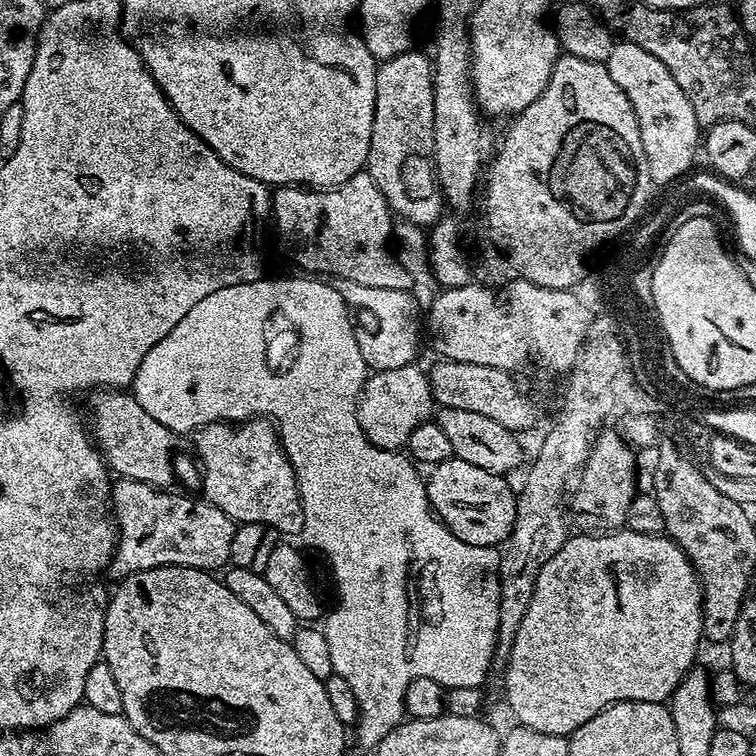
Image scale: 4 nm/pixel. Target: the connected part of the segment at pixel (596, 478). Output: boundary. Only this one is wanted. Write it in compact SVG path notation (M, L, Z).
M614 430L614 432L604 432L601 431L599 435L595 437L594 443L589 451L588 457L584 459L584 467L580 469L578 473L578 479L580 479L580 489L576 492L576 504L581 508L582 511L585 512L588 516L597 516L598 519L601 520L604 524L616 524L612 526L620 526L625 523L627 518L627 510L629 510L631 506L631 502L638 495L638 489L636 489L636 456L637 453L634 451L634 448L631 444L628 443L621 435L619 431Z

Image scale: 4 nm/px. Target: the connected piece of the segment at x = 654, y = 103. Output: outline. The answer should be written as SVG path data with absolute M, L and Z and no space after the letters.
M629 40L613 43L606 63L610 78L618 82L622 94L626 94L630 106L634 106L653 185L679 181L692 168L692 159L696 152L698 156L698 145L702 140L702 125L696 121L694 106L690 106L686 94L682 94L682 86L674 82L674 74L670 74L654 54L642 50L642 46L634 46L634 42Z

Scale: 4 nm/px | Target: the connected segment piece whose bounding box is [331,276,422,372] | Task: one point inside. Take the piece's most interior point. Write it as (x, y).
(394, 343)

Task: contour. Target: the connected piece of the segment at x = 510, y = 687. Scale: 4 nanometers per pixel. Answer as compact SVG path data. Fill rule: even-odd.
M616 530L613 532L616 532L613 536L569 535L568 541L562 546L562 550L558 550L558 554L554 554L554 558L550 558L550 562L546 562L546 566L542 566L542 570L538 574L538 582L534 582L534 594L530 598L530 606L526 609L526 615L522 618L522 624L518 626L518 632L514 634L512 649L506 661L506 667L508 669L504 672L504 696L508 699L509 710L516 715L516 718L514 718L516 724L525 724L530 730L542 730L542 734L558 734L559 736L569 737L574 730L578 730L578 726L590 722L590 718L594 718L594 714L606 710L611 704L617 704L623 700L664 704L671 697L672 691L678 686L678 682L682 682L684 675L697 663L696 651L699 650L700 644L702 645L702 637L704 634L704 627L702 626L702 618L704 617L704 592L700 588L700 579L696 577L696 572L692 569L692 563L686 558L681 548L673 540L668 539L667 535L650 536L629 530Z

